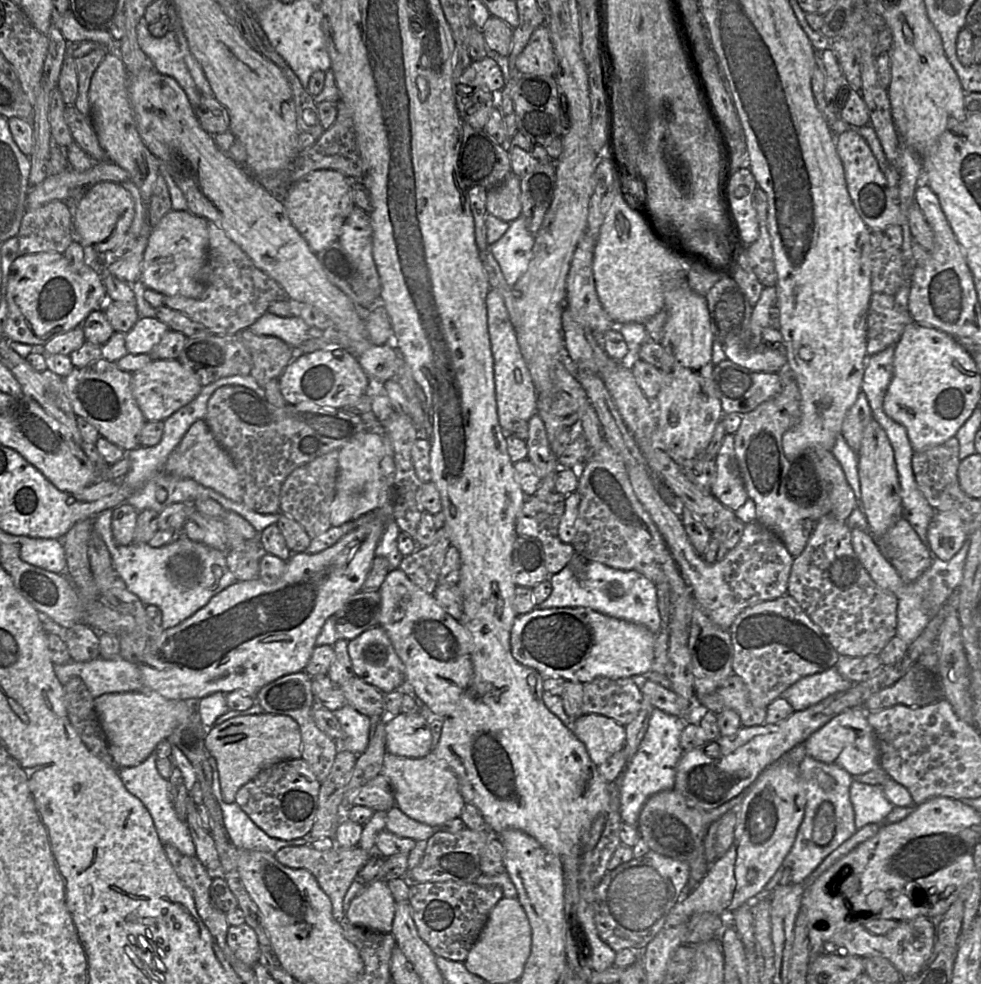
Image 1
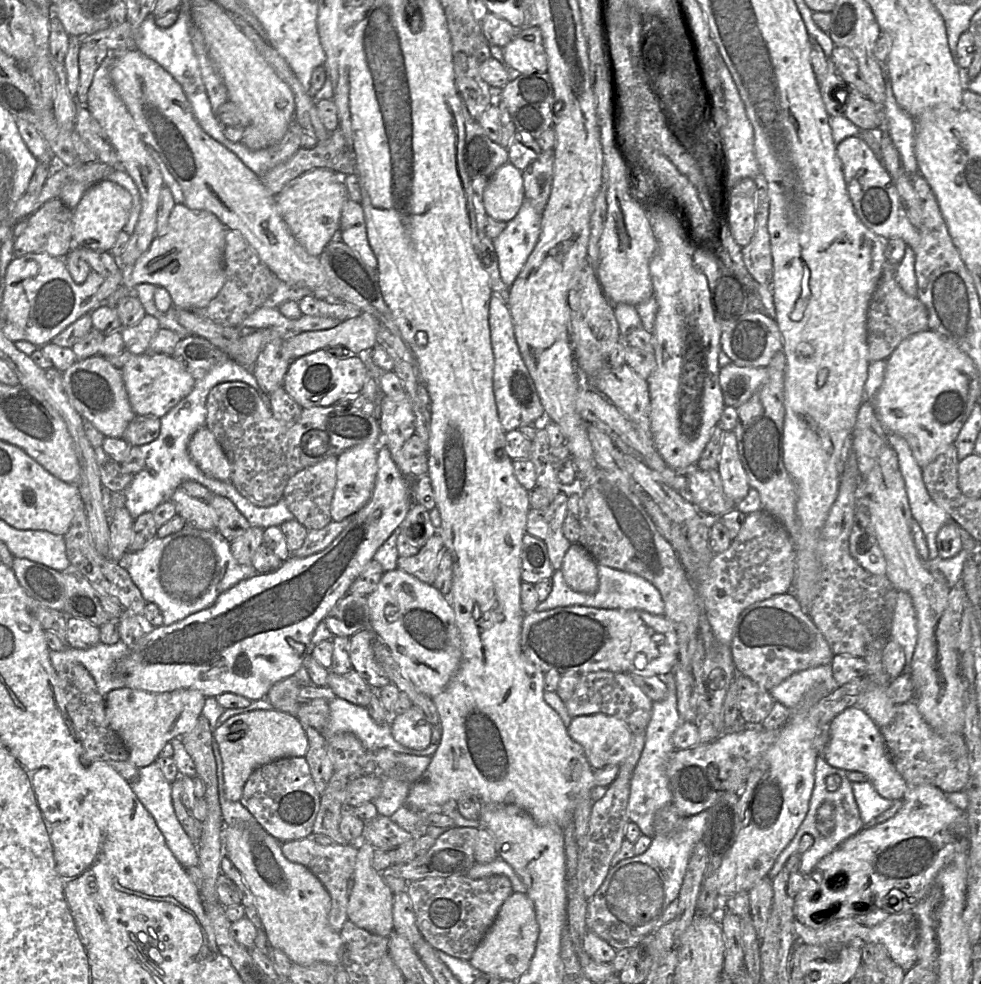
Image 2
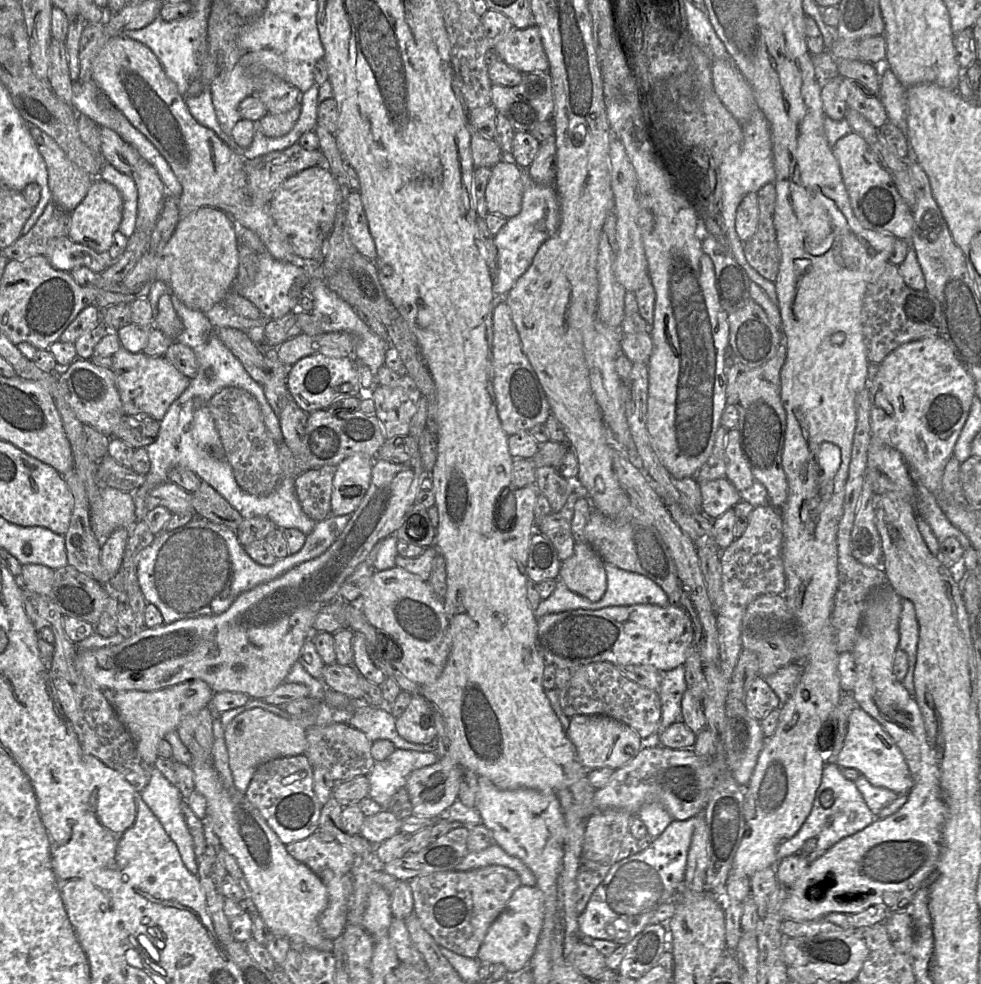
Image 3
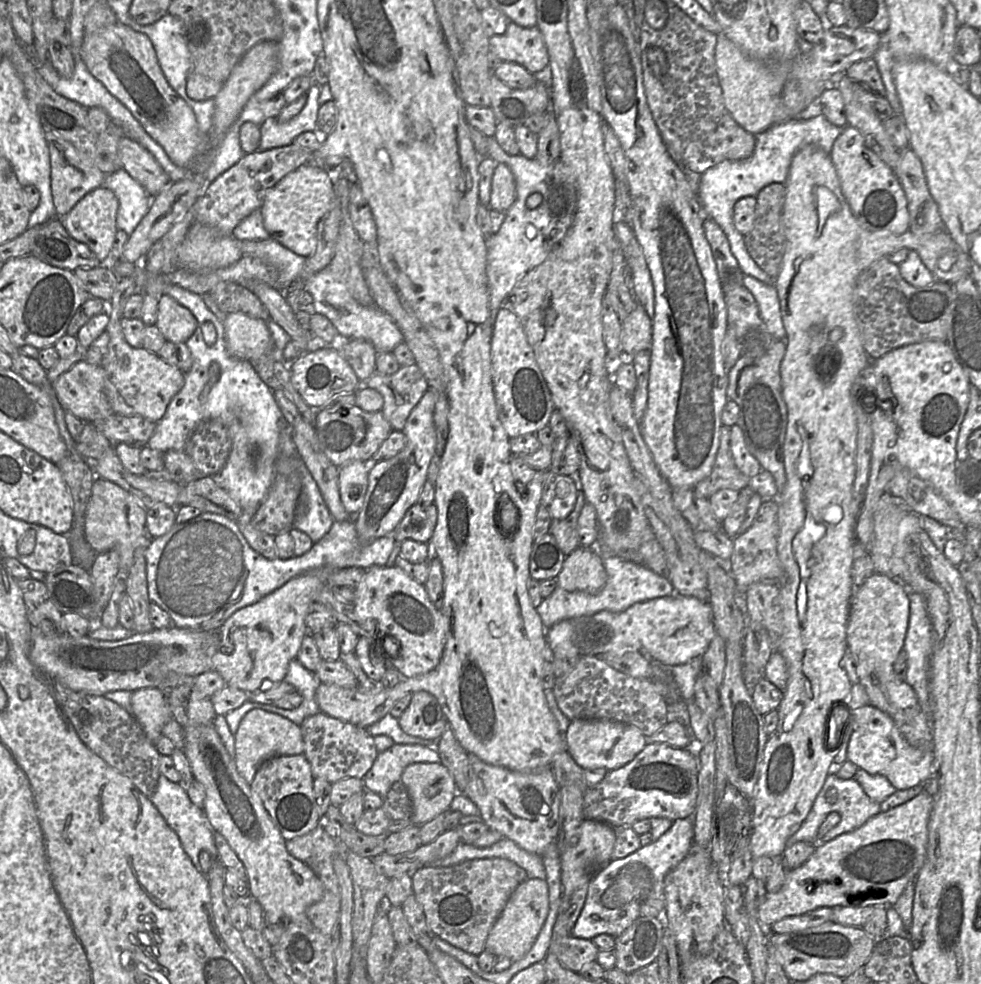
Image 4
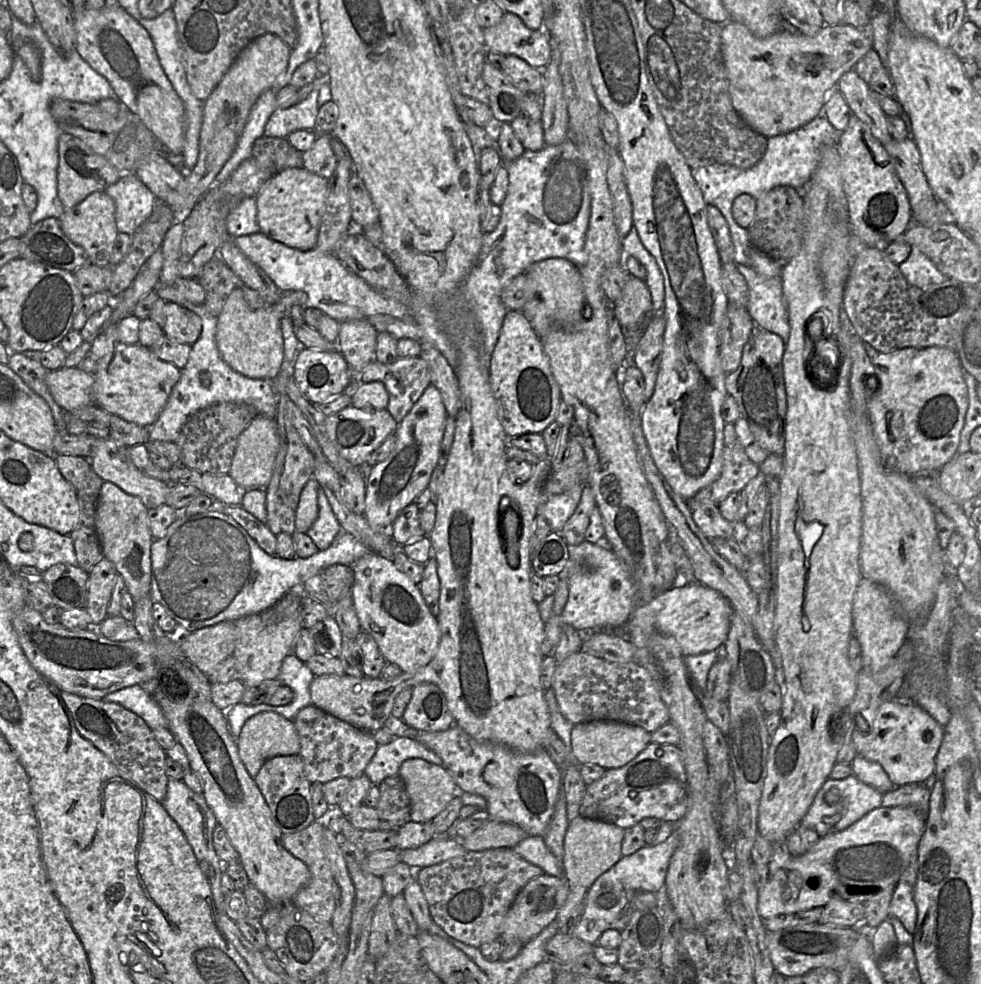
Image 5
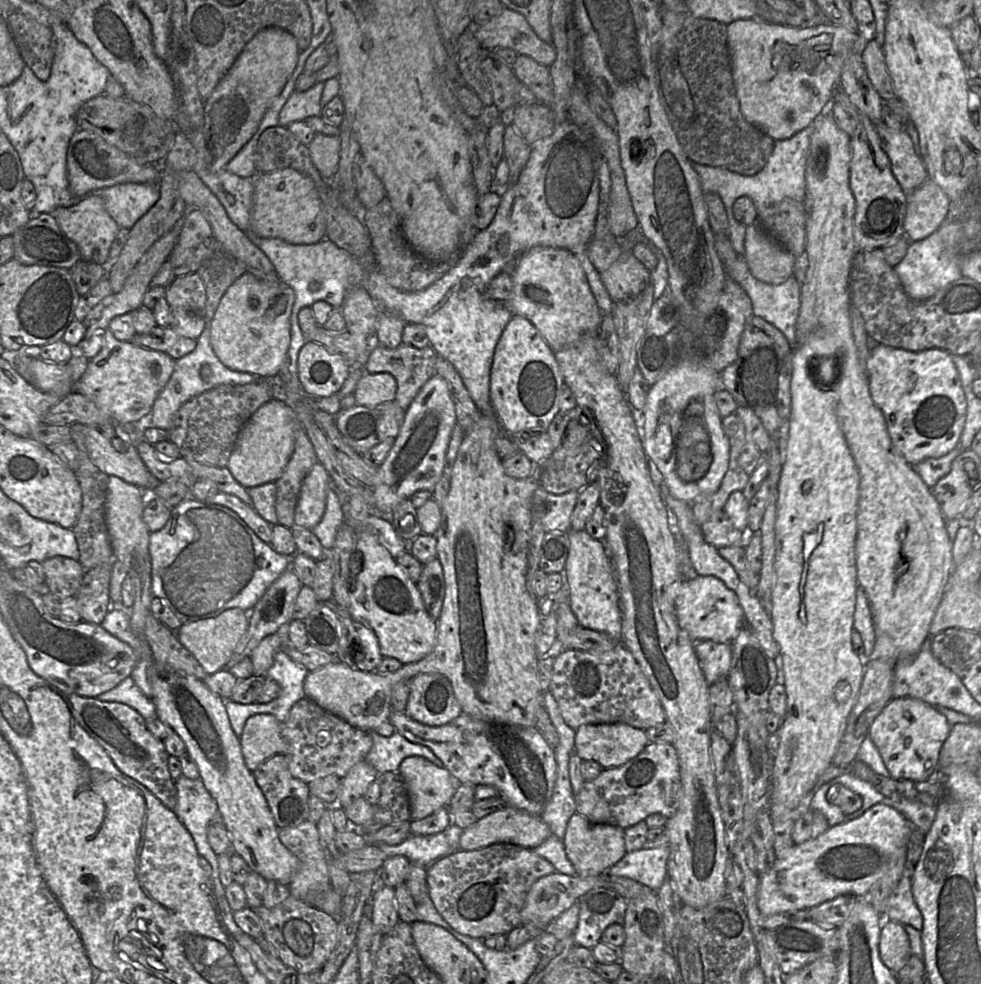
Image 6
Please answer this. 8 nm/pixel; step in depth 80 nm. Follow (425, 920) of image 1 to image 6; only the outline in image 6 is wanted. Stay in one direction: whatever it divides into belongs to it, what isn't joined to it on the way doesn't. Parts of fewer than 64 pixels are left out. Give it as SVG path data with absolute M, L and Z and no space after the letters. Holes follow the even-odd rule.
M508 843L493 844L472 851L459 849L426 868L428 894L441 917L457 932L481 939L495 934L506 935L519 925L520 912L532 884L541 877L556 872L553 864L533 849Z

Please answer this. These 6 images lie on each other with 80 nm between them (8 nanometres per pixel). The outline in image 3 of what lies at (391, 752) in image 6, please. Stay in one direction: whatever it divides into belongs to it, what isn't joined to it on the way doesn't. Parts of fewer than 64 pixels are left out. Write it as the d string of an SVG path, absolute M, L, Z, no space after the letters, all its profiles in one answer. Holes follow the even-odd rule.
M396 748L386 759L375 762L367 775L370 784L369 796L382 809L388 809L393 795L399 789L405 788L409 774L432 765L437 760L438 756L433 752Z

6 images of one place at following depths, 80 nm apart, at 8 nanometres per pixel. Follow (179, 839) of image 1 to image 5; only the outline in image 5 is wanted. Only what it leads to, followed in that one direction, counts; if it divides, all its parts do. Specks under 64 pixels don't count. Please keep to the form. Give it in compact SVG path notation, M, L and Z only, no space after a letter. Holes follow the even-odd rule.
M170 778L168 779L166 796L161 804L182 830L197 860L206 860L208 862L208 882L212 890L217 912L225 910L225 896L221 890L224 864L217 856L213 846L213 831L218 823L203 793L195 793L182 780Z

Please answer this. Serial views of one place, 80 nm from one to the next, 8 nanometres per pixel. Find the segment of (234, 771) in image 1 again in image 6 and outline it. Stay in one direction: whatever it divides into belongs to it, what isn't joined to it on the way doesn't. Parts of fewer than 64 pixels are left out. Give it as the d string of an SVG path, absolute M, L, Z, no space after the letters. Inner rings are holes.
M271 714L248 718L240 736L240 745L245 764L251 772L272 756L288 753L289 745L281 730L282 723Z

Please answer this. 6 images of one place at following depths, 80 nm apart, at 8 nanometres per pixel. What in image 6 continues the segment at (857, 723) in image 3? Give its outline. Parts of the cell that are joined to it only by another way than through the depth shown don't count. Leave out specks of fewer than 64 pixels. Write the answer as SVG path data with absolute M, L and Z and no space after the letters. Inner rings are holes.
M892 699L875 719L868 736L895 780L925 782L938 768L941 748L952 727L936 707L915 699Z

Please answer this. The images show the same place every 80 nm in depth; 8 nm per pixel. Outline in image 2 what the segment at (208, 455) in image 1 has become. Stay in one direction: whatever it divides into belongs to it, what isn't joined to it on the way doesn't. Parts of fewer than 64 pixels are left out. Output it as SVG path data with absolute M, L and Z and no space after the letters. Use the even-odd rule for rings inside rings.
M203 426L191 437L188 444L191 459L207 476L230 481L231 467L229 460L213 433Z

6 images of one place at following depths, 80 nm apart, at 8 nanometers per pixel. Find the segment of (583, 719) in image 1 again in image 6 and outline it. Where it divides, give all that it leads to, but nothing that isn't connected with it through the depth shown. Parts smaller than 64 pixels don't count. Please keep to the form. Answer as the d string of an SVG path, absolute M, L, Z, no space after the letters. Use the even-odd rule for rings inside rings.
M624 723L586 724L576 729L574 752L582 760L596 761L605 769L623 765L642 752L648 743L643 729Z

